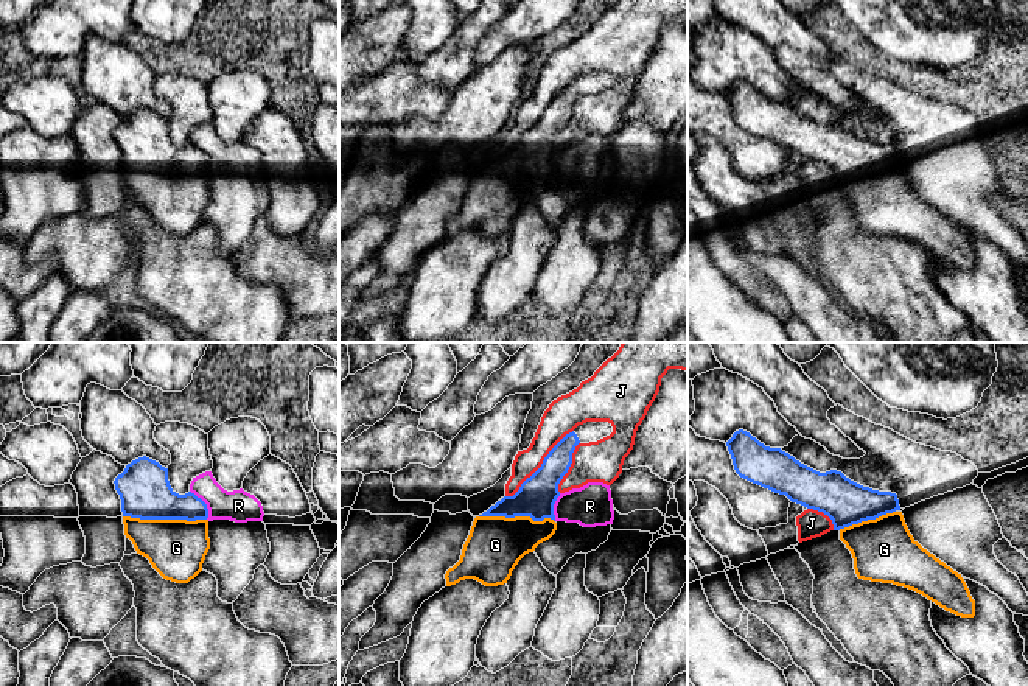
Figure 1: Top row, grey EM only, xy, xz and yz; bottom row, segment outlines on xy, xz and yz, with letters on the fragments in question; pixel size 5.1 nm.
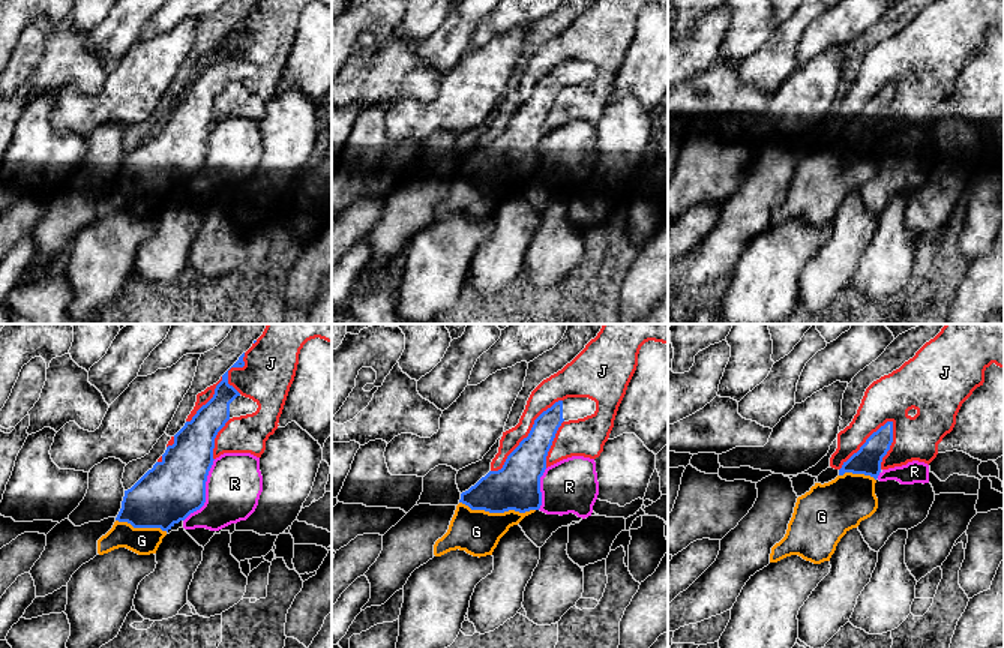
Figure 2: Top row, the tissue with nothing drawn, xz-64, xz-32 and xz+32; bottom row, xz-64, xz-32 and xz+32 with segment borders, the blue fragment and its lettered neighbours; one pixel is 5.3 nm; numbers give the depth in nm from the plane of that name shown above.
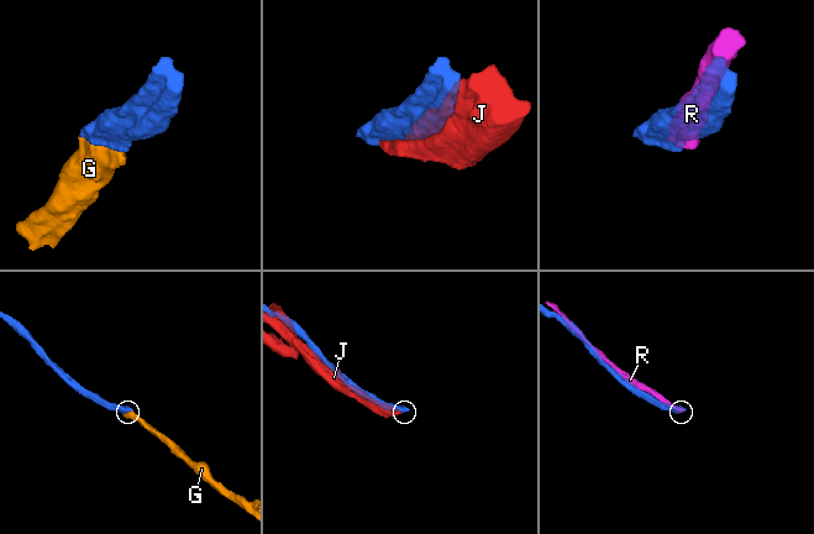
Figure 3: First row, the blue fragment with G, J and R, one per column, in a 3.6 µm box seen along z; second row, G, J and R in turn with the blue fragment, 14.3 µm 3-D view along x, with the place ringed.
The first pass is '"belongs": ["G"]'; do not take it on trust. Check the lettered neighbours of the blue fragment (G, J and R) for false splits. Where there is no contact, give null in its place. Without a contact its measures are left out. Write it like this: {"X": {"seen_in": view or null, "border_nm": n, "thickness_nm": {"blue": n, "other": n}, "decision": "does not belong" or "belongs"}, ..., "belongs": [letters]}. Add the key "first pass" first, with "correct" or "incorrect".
{"first pass": "correct", "G": {"seen_in": "xy", "border_nm": 440, "thickness_nm": {"blue": 260, "other": 300}, "decision": "belongs"}, "J": {"seen_in": "xz", "border_nm": 500, "thickness_nm": {"blue": 200, "other": 190}, "decision": "does not belong"}, "R": {"seen_in": "xy", "border_nm": 180, "thickness_nm": {"blue": 190, "other": 170}, "decision": "does not belong"}, "belongs": ["G"]}

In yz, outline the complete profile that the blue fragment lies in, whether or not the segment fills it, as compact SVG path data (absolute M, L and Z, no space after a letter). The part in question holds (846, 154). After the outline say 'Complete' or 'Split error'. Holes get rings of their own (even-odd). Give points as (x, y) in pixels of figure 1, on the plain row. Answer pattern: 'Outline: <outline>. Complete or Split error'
Outline: M743 81L736 82L726 98L740 129L829 168L852 205L858 230L904 238L956 268L975 268L975 252L964 230L913 190L896 145L863 138L837 121L820 124L781 100L765 98Z. Split error

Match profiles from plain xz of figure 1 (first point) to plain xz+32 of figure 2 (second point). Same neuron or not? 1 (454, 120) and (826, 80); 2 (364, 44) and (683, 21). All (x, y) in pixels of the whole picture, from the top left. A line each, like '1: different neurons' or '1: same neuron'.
1: same neuron
2: different neurons

